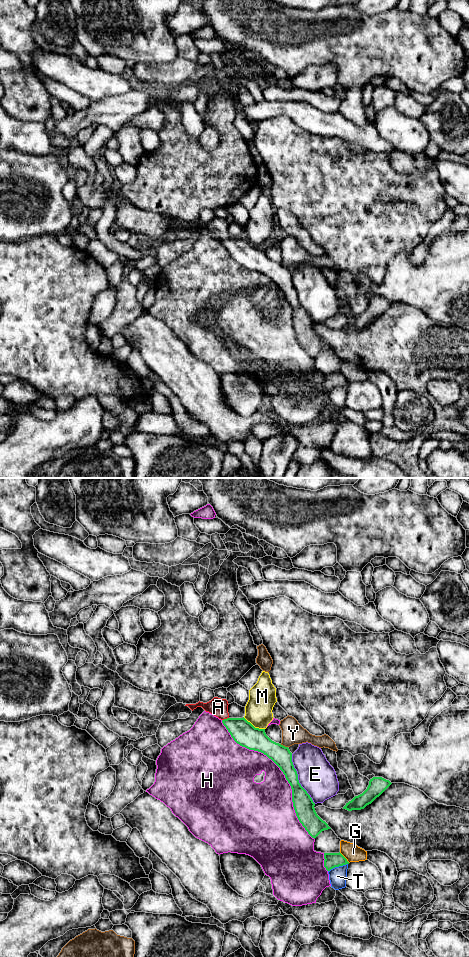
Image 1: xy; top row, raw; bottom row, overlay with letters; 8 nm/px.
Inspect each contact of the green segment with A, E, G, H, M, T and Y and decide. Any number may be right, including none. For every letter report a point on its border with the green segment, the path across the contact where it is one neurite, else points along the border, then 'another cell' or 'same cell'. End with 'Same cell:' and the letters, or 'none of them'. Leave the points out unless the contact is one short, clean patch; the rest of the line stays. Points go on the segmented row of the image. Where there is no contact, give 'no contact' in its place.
A: xy (225, 719) | across xy (243, 732), (225, 719), (218, 707) | same cell
E: xy (297, 779) | another cell
G: xy (344, 857) | another cell
H: xy (281, 770) | another cell
M: xy (253, 726) | another cell
T: xy (337, 866) | another cell
Y: xy (284, 746) | along xy (280, 744), (287, 747) | another cell
Same cell: A

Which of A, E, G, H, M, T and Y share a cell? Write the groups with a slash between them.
A / E / G M / H / T / Y

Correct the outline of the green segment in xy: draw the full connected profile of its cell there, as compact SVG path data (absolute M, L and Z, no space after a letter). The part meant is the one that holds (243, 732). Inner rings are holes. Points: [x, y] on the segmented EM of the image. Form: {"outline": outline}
{"outline": "M214 697L207 703L186 704L192 711L202 707L206 712L222 720L223 725L233 740L242 747L263 753L271 759L283 772L292 789L292 802L296 816L312 838L316 838L322 831L331 829L315 811L313 802L307 791L301 786L298 774L292 762L292 753L288 747L272 741L265 733L265 729L255 728L243 718L230 718L228 701Z"}

